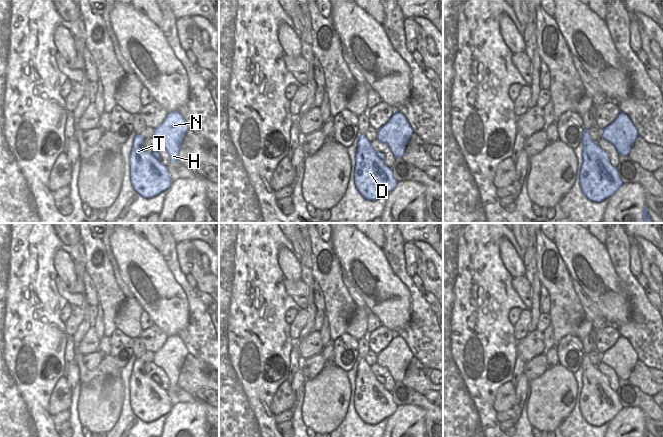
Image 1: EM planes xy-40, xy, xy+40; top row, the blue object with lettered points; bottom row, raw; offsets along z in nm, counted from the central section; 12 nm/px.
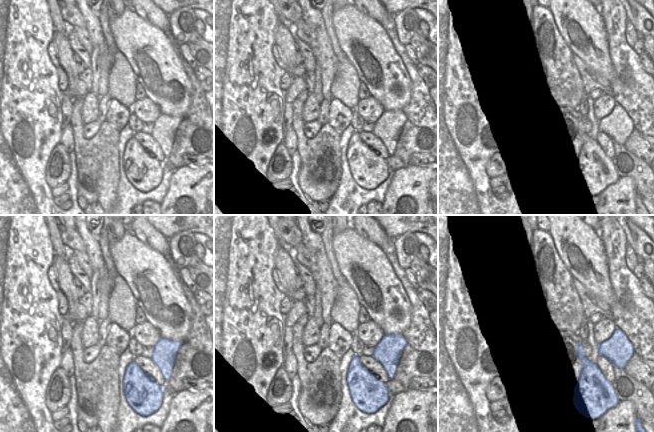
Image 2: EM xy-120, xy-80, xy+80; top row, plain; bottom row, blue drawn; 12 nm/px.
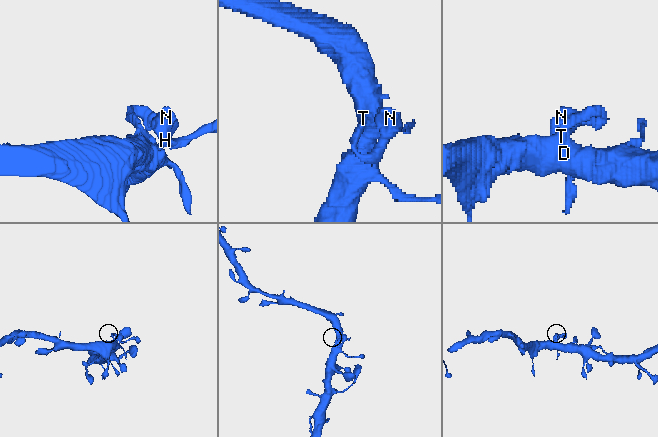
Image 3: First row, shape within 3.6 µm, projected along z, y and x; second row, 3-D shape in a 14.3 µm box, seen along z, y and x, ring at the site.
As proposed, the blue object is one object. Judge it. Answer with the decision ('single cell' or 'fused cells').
single cell

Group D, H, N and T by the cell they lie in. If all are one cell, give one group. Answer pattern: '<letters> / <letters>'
D H N T

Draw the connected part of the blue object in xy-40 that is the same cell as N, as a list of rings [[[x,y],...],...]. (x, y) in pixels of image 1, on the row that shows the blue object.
[[[176,110],[169,112],[164,121],[154,130],[153,139],[162,144],[170,162],[178,161],[178,153],[188,126],[182,115]]]

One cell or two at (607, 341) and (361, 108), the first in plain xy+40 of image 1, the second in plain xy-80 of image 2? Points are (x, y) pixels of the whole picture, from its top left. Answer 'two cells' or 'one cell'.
one cell

